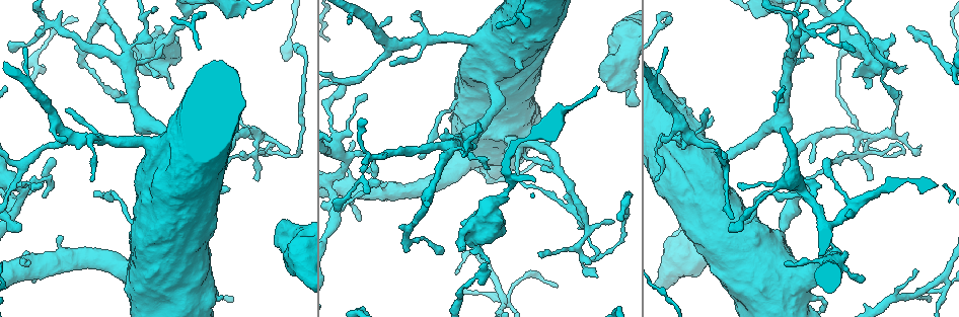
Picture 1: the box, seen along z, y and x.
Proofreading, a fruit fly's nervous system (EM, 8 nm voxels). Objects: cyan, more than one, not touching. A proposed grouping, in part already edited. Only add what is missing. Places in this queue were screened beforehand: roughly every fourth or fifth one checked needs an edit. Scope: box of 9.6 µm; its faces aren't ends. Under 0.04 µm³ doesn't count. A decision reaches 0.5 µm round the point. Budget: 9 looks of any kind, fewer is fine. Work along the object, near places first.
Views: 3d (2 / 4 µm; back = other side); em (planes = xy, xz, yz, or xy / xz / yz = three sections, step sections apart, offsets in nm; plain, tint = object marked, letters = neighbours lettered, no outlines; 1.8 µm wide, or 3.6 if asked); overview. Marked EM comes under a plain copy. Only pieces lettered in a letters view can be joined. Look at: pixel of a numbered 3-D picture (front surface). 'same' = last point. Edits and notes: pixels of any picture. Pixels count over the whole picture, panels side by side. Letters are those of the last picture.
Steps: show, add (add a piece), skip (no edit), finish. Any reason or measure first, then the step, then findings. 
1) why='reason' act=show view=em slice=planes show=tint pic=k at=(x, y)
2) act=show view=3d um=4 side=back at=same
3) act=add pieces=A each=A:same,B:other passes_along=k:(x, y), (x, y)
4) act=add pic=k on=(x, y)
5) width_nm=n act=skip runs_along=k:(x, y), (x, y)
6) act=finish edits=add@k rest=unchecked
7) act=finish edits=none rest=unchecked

why='an open end' act=show view=em slice=planes show=tint pic=1 at=(418, 157)

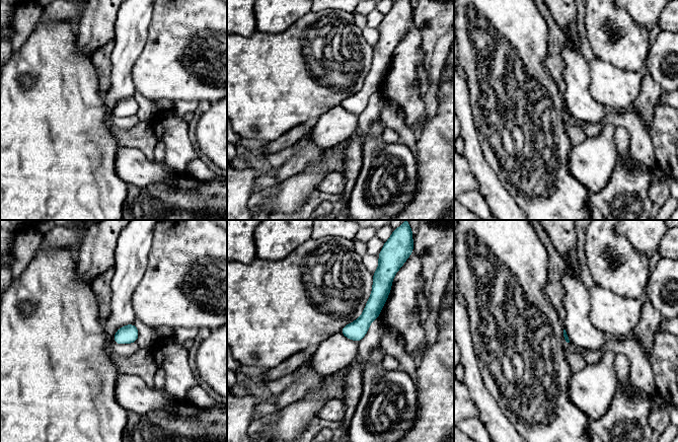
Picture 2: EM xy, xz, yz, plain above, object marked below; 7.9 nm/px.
why='see the neighbours' act=show view=em slice=planes show=letters at=same

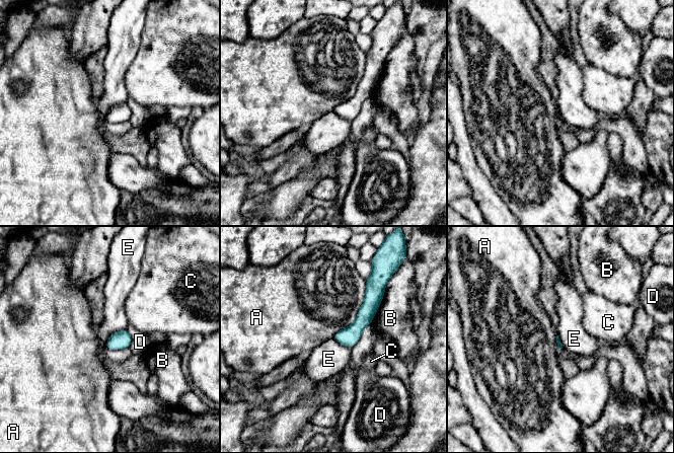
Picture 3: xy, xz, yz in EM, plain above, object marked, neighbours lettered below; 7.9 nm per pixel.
act=skip each=A:other,B:other,C:other,D:other,E:other found='none of them fits'

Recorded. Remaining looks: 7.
why='an open end' act=show view=em slice=yz step=4 show=letters pic=1 at=(440, 250)

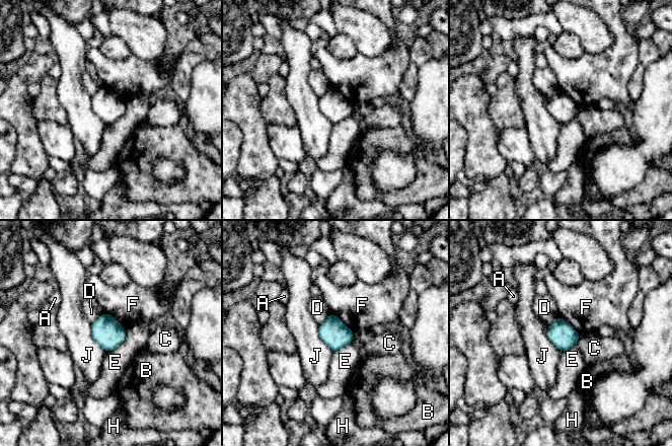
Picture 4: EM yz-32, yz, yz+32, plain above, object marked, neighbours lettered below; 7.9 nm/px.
longest_contact=J:260nm act=skip each=A:other,B:other,C:other,D:other,E:other,F:other,H:other,J:other found='no lettered piece goes on from it'

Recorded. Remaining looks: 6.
why='branch stops here' act=show view=3d um=4 pic=1 at=(490, 261)

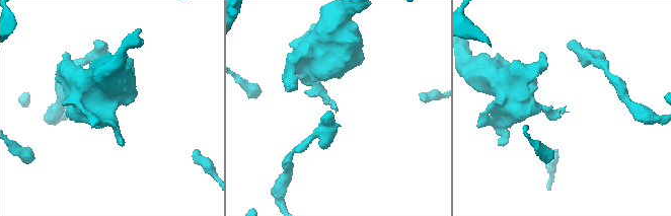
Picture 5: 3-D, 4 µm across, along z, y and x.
why='shape alone is not enough' act=show view=em slice=planes show=tint pic=5 at=(565, 107)

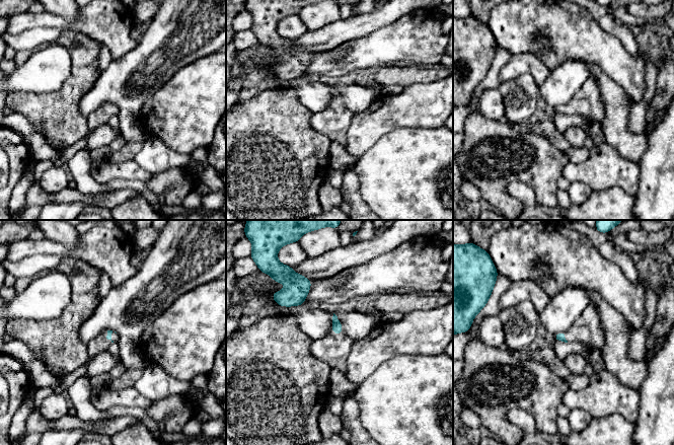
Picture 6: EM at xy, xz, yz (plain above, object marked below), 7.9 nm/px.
why='see the neighbours' act=show view=em slice=planes show=letters at=same

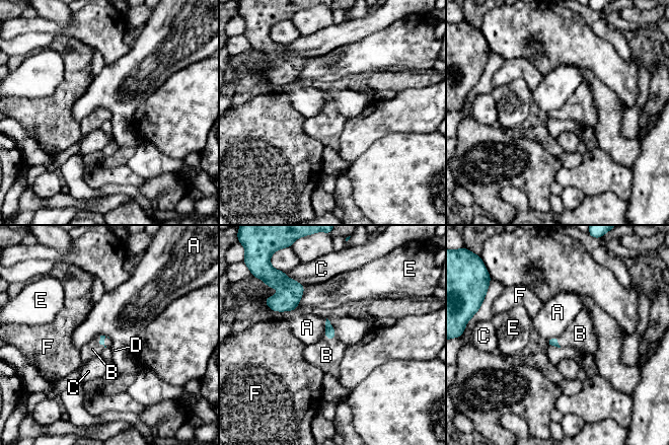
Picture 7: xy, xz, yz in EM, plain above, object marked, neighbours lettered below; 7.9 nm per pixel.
act=add pieces=B each=A:other,B:same,C:other,D:other,E:other,F:other passes_along=7:(329, 332), (329, 340), (326, 355) found='the neuron continues'

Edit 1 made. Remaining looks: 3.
why='an open end' act=show view=em slice=planes show=letters pic=1 at=(710, 119)

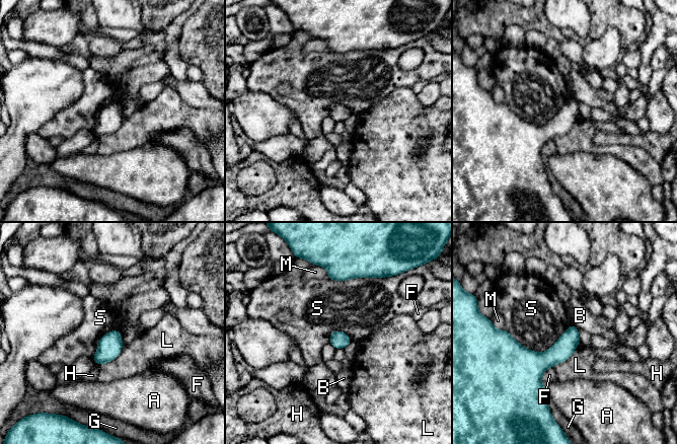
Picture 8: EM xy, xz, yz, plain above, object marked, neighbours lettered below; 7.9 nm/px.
longest_contact=S:320nm act=skip each=A:other,B:other,F:other,G:other,H:other,L:other,M:other,S:other border=8:(121, 331), (107, 331), (92, 358) found='none of them fits'

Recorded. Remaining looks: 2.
act=finish edits=add@7 rest=unchecked

